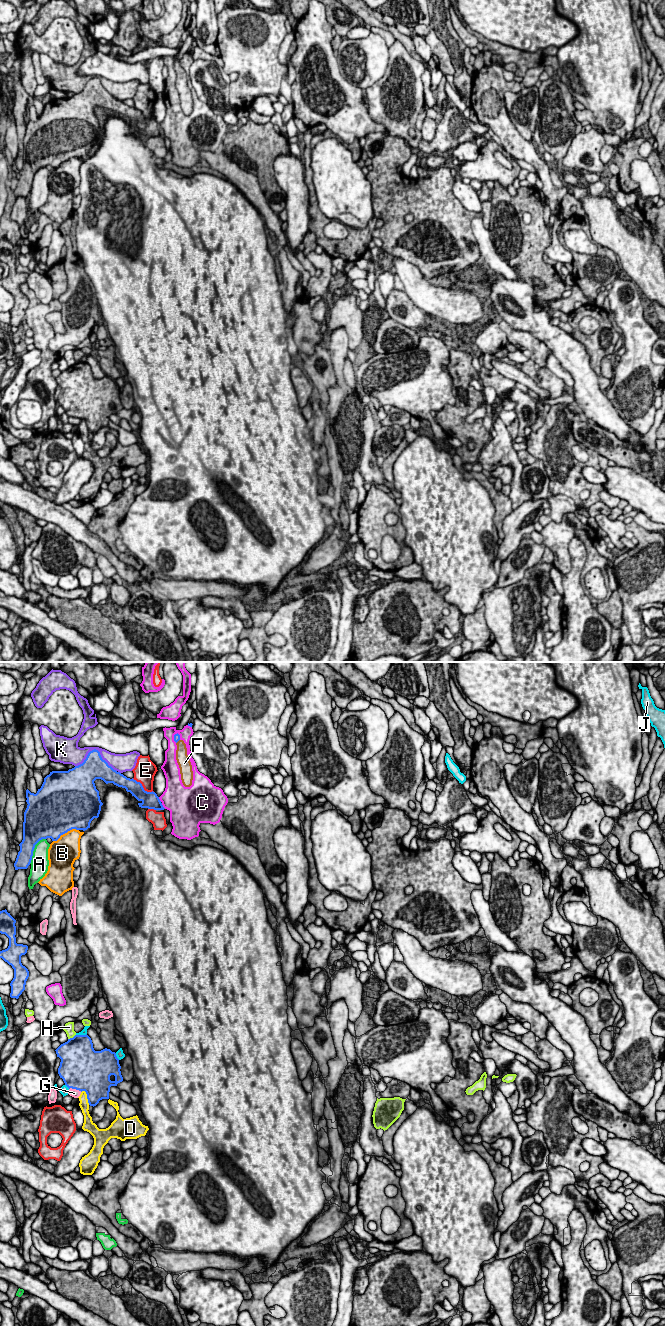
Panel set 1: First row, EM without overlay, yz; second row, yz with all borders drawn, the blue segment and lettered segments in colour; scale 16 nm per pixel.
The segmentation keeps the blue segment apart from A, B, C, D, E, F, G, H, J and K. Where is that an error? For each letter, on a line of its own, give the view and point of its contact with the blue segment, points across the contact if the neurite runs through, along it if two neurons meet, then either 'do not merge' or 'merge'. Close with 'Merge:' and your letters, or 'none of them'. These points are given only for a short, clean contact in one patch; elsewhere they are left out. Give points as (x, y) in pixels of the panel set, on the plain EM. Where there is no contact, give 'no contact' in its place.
A: contact yz (33, 177); do not merge
B: contact yz (65, 160); do not merge
C: contact yz (162, 134); do not merge
D: contact yz (87, 425); do not merge
E: contact yz (142, 115); do not merge
F: contact yz (178, 68); way yz (176, 65), (178, 68), (181, 74), (181, 81); merge
G: contact yz (75, 416); do not merge
H: contact yz (71, 366); do not merge
J: contact yz (116, 384); do not merge
K: contact yz (95, 77); do not merge
Merge: F

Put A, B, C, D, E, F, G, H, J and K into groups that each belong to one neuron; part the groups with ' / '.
A / B / C / D / E / F / G / H / J / K

